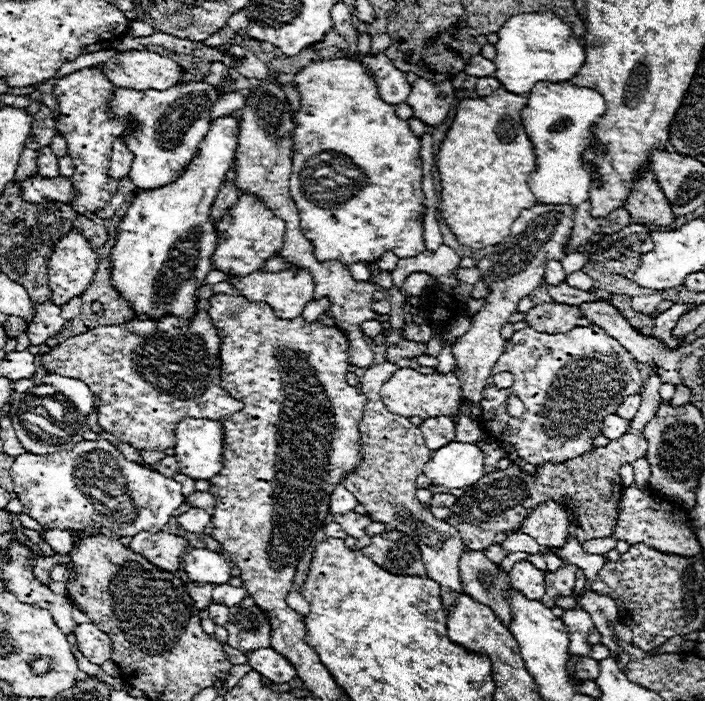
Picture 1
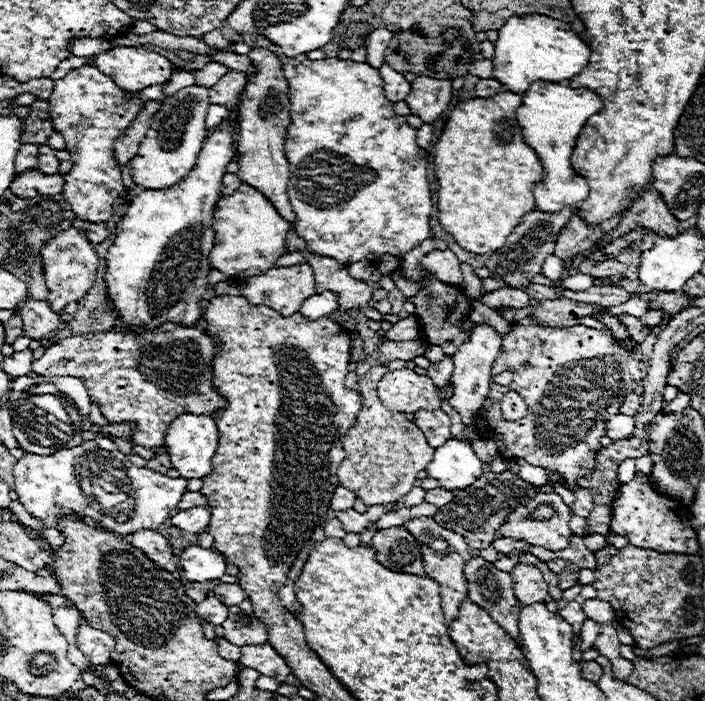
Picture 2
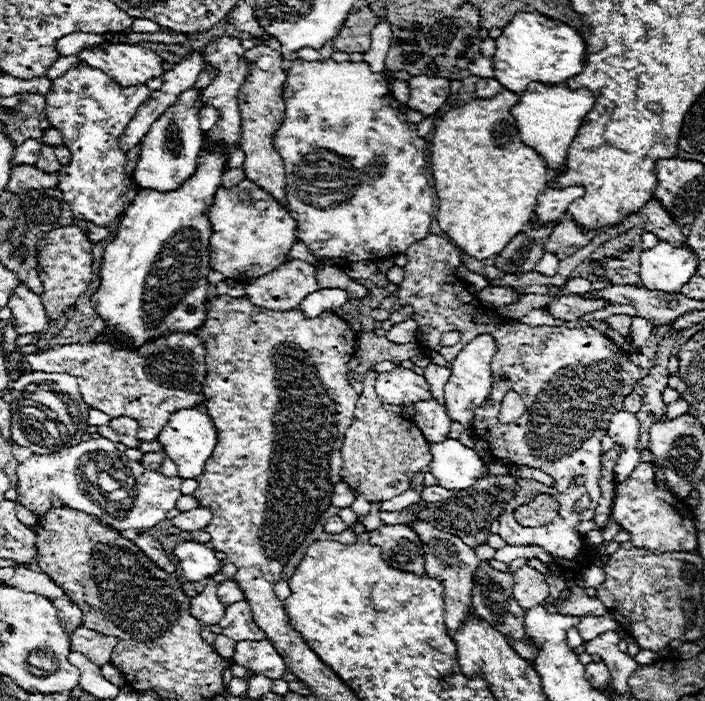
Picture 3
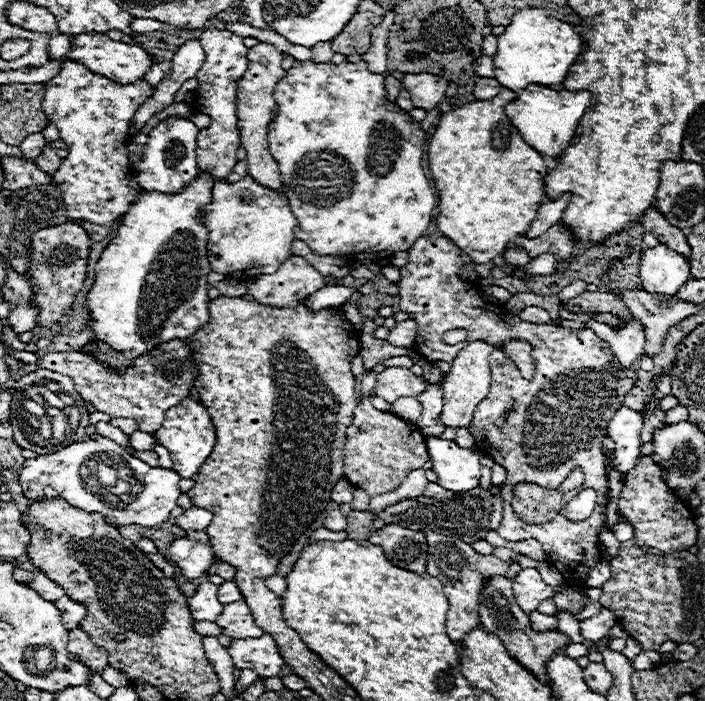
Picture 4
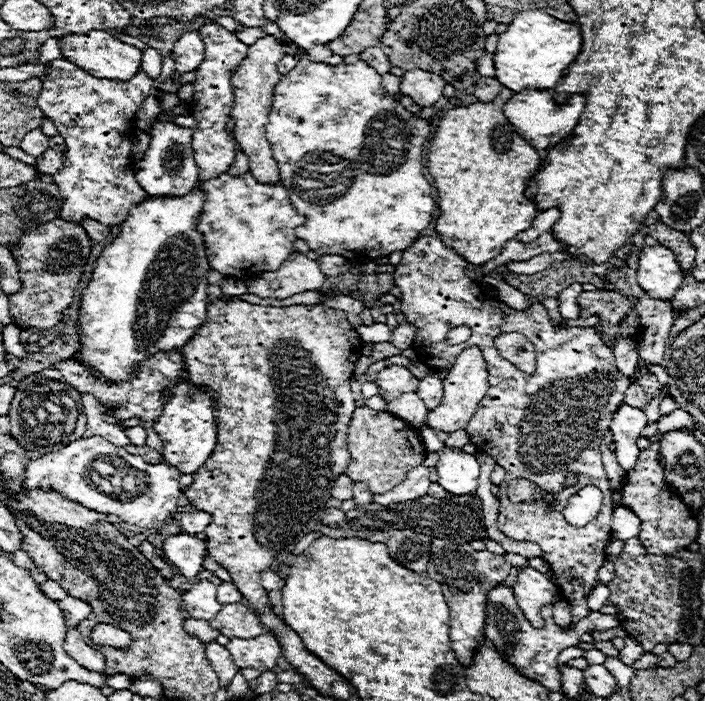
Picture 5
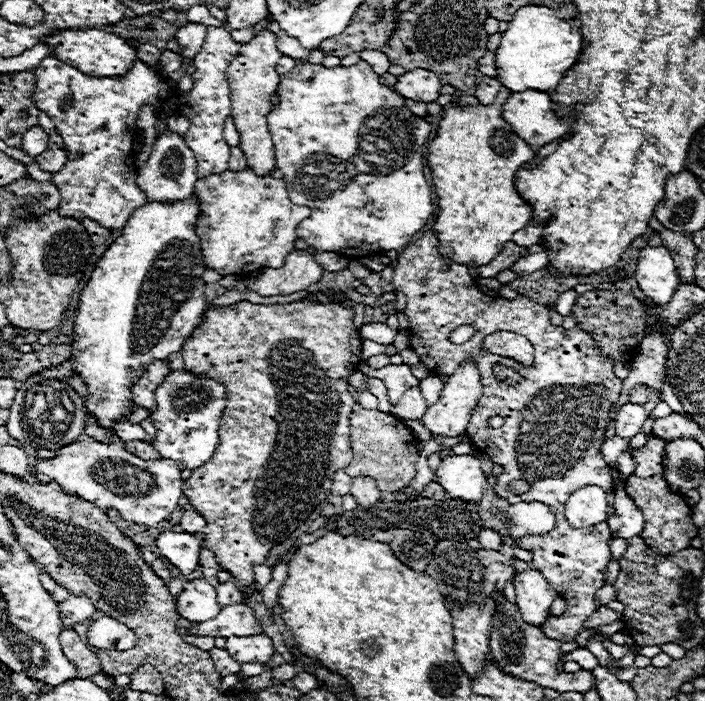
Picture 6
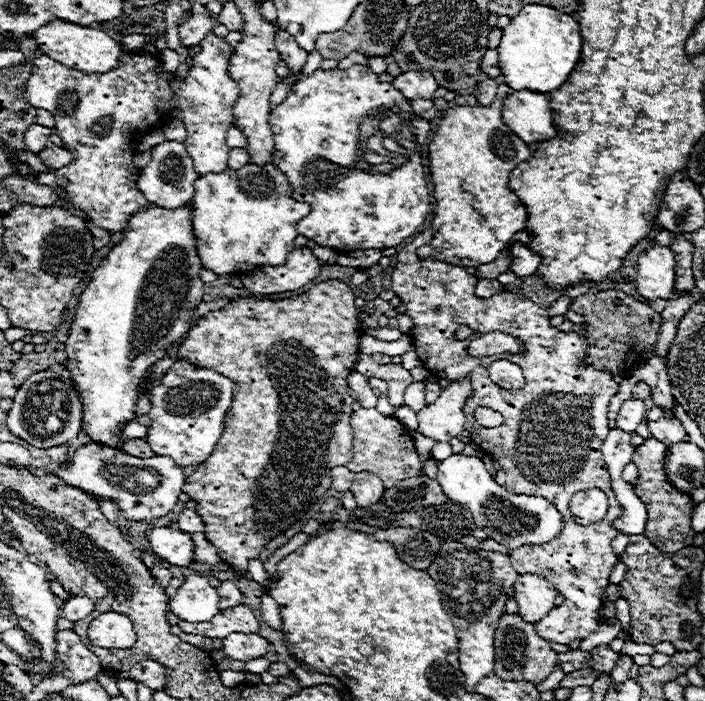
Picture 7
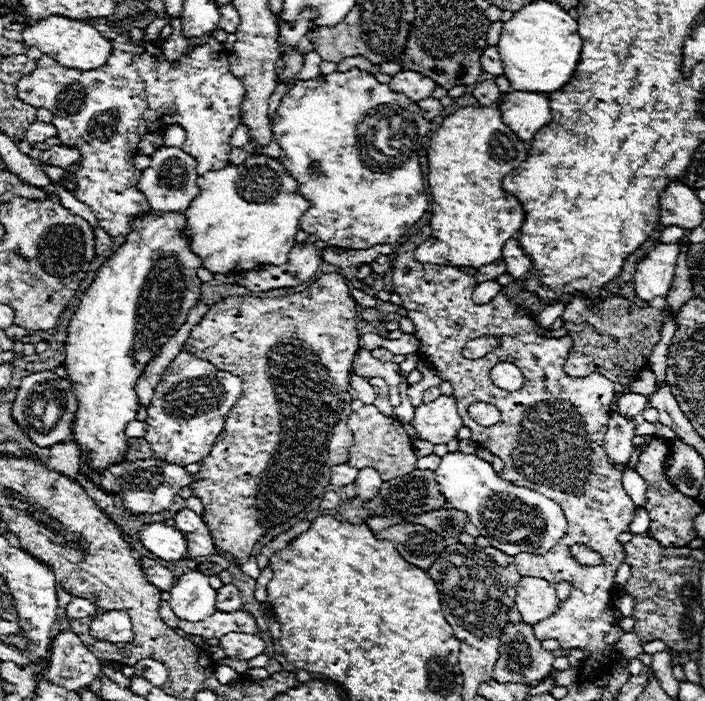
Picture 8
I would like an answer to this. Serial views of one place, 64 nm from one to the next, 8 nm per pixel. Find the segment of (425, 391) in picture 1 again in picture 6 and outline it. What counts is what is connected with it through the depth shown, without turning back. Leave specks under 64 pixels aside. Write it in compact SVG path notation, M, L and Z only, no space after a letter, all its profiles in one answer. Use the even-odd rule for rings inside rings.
M390 364L390 366L384 366L380 370L372 370L370 366L364 366L362 370L366 376L372 376L372 378L378 378L386 384L388 388L388 400L390 404L398 402L400 396L412 388L412 386L418 386L418 380L412 376L410 372L410 366L406 364Z

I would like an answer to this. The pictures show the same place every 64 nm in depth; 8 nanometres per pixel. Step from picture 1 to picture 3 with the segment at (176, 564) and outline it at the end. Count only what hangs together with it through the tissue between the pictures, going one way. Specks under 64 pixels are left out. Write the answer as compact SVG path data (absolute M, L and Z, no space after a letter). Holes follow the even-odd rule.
M144 532L144 534L138 534L132 542L134 542L158 568L164 568L164 572L168 572L168 574L176 572L176 564L168 558L168 552L162 548L162 544L158 542L158 538L154 538L152 534Z

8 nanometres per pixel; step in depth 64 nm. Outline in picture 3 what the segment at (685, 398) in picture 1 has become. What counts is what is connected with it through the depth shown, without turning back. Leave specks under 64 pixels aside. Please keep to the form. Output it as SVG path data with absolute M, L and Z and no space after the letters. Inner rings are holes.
M678 398L674 404L668 404L666 406L666 416L668 418L676 418L676 416L682 416L684 412L688 412L688 402L686 400L682 400L682 398Z

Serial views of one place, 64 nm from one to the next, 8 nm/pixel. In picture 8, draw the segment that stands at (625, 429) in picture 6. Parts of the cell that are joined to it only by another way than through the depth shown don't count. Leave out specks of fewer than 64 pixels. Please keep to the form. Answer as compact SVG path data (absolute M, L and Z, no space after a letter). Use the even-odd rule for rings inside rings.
M640 394L622 396L620 402L618 402L618 412L622 416L626 416L626 418L636 418L646 408L648 408L648 398L646 396L640 396Z

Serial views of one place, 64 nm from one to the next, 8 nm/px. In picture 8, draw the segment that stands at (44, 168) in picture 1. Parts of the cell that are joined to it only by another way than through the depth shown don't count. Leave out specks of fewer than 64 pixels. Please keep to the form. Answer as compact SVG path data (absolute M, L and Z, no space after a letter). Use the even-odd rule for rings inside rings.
M52 146L48 150L44 150L40 154L40 160L44 164L50 166L58 166L58 168L68 168L72 164L76 164L80 160L80 152L76 152L76 148L68 148L68 146Z

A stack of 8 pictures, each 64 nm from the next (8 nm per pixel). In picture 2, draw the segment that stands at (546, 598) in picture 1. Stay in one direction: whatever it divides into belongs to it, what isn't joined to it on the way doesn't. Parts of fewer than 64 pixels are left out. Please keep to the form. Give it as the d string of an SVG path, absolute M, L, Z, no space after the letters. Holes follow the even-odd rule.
M568 564L560 574L558 574L558 586L560 590L568 590L578 582L578 572L580 568L576 564Z

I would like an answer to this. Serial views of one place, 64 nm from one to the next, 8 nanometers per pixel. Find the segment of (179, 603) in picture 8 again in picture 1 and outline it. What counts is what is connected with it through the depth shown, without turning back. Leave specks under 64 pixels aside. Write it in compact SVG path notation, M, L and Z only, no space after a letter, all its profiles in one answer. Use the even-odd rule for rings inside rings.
M210 604L208 606L208 612L210 612L210 618L214 620L216 626L226 626L228 624L228 608L224 604Z

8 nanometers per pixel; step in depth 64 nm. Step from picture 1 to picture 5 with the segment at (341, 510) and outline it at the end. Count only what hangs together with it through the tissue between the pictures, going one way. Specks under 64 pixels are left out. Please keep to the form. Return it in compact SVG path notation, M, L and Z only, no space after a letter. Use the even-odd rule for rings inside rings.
M338 476L336 478L336 484L334 484L334 488L330 490L332 492L332 498L336 498L336 500L350 500L352 498L352 486L354 486L354 482L352 480L348 480L348 476Z

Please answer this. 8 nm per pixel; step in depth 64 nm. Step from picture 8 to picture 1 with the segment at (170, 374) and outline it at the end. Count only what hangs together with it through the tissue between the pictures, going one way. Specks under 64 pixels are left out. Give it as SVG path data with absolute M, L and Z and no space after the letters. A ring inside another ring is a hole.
M186 418L176 428L176 460L180 472L194 480L210 480L222 470L224 430L212 420Z

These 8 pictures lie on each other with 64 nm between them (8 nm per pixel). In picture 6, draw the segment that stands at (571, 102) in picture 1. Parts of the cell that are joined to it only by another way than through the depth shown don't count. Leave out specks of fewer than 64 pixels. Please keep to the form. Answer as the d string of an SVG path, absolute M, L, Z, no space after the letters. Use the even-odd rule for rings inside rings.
M528 90L528 92L512 92L512 96L506 100L504 108L502 108L502 116L504 120L508 120L508 124L512 124L514 132L528 144L532 144L532 148L540 148L548 142L554 142L558 138L562 138L564 134L568 134L568 130L572 128L574 120L576 120L576 112L572 110L568 116L558 118L556 112L552 110L552 100L546 92L536 92L536 90ZM544 222L544 224L530 224L528 228L516 232L516 236L512 236L512 242L516 242L518 246L526 246L528 248L528 246L532 246L532 244L536 244L540 240L542 230L546 226L548 226L548 222Z

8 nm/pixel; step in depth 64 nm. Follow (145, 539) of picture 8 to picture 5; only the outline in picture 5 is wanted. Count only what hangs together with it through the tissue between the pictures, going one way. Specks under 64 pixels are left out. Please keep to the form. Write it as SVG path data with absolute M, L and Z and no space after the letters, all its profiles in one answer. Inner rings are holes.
M176 534L176 536L166 538L164 554L174 566L180 568L180 572L186 578L194 578L204 570L202 564L208 550L206 550L204 540L198 540L190 534Z

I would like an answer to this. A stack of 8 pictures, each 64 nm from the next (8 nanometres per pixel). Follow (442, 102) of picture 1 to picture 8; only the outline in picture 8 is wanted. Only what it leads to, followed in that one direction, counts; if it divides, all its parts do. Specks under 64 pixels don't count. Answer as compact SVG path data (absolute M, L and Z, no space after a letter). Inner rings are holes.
M402 70L396 76L392 76L392 80L388 82L388 86L396 92L402 92L404 96L408 96L412 102L418 100L426 100L430 98L430 94L436 88L436 82L420 72L412 72L412 70Z

